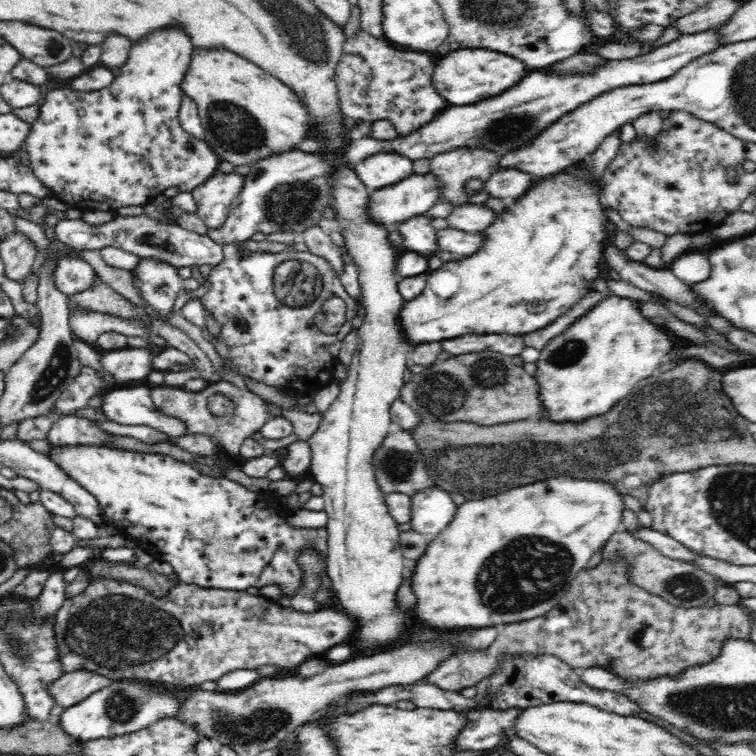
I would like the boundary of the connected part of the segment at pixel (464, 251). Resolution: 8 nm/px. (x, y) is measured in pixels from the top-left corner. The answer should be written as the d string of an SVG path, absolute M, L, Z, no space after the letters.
M455 228L437 231L437 243L441 250L453 252L459 258L471 257L485 243L486 233L464 232Z

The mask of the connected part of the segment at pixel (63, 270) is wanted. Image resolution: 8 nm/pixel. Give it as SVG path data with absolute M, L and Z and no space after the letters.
M62 257L53 273L58 290L67 295L84 292L100 281L92 265L77 257Z

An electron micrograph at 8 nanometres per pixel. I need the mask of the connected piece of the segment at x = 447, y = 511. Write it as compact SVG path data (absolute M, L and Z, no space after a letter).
M434 487L417 492L412 499L410 528L434 538L456 516L457 508L446 490Z

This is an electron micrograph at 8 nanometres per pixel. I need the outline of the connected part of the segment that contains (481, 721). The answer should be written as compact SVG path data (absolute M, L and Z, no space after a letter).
M510 708L503 711L478 710L474 718L457 736L461 750L486 750L498 746L504 736L514 736L514 722L522 710Z

